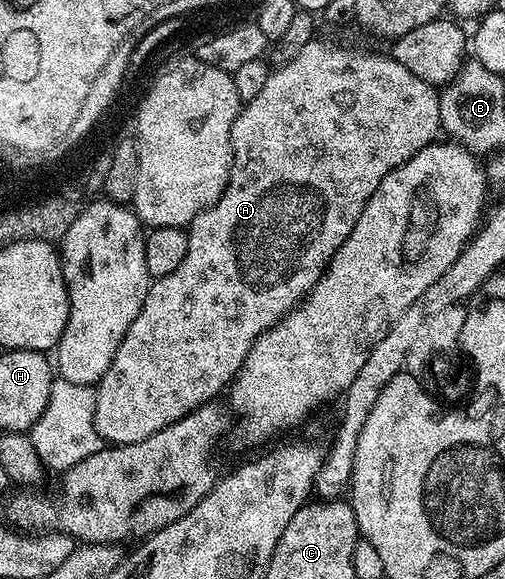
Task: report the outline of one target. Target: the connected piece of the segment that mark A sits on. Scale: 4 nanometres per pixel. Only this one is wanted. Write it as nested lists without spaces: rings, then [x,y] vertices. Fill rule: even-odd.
[[[311,41],[293,60],[279,64],[269,74],[262,93],[241,106],[240,116],[232,126],[232,172],[228,175],[228,184],[222,197],[218,197],[213,207],[207,207],[205,211],[198,213],[198,217],[192,219],[187,228],[188,248],[182,265],[178,265],[174,273],[155,280],[149,286],[146,301],[138,317],[134,317],[130,329],[126,329],[126,337],[122,337],[122,345],[118,345],[114,361],[110,361],[110,369],[106,369],[99,383],[95,384],[94,425],[105,444],[119,445],[142,441],[166,429],[166,425],[186,417],[202,404],[213,402],[217,398],[216,394],[231,384],[257,337],[284,318],[324,276],[334,253],[338,253],[342,241],[350,237],[350,229],[354,229],[366,201],[370,201],[374,189],[382,185],[382,177],[398,169],[398,165],[410,161],[414,153],[437,142],[442,131],[439,99],[440,91],[433,84],[422,81],[422,77],[414,77],[414,73],[410,73],[410,69],[392,58],[391,54],[367,55],[364,51],[351,51],[348,47],[335,47],[332,43]]]

